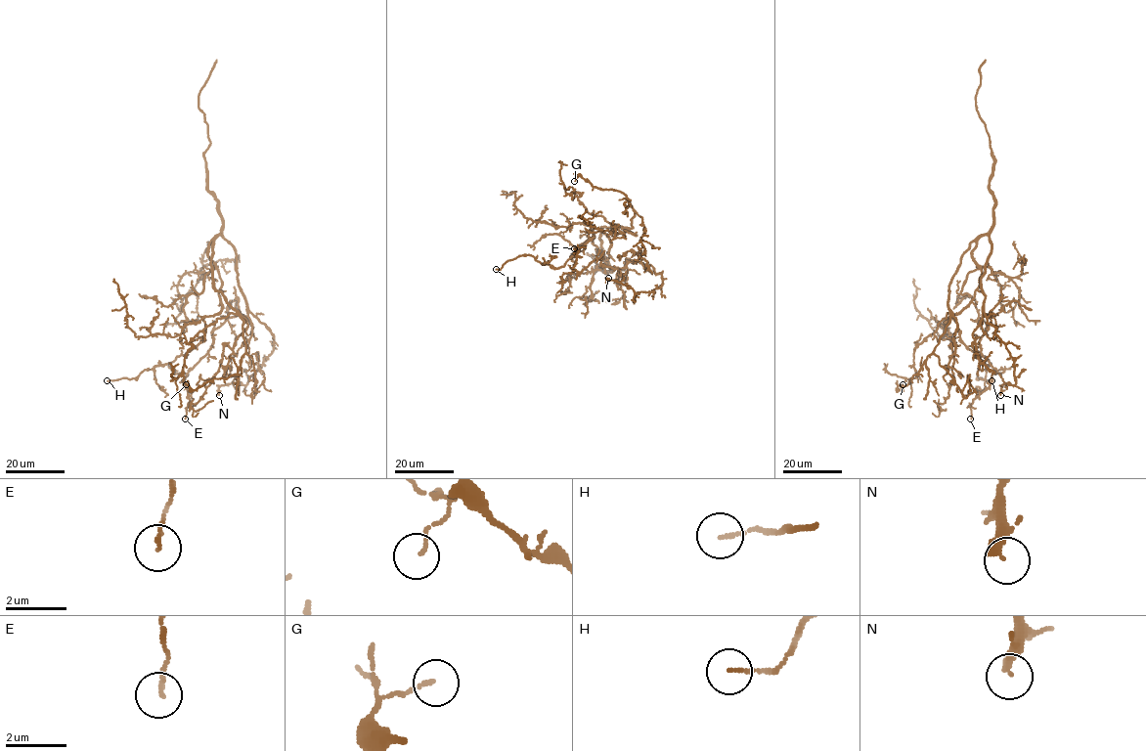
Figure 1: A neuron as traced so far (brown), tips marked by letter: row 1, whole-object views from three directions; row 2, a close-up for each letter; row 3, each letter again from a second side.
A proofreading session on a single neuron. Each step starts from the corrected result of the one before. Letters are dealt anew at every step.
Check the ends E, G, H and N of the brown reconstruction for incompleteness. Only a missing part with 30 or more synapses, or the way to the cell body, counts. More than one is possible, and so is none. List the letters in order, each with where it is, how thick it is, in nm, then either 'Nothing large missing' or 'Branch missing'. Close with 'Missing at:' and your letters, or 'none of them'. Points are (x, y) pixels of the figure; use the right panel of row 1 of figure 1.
E: Place: (970, 419). Thickness 120 nm. Nothing large missing
G: Place: (903, 384). Thickness 100 nm. Nothing large missing
H: Place: (991, 380). Thickness 110 nm. Nothing large missing
N: Place: (1000, 395). Thickness 200 nm. Nothing large missing
Missing at: none of them

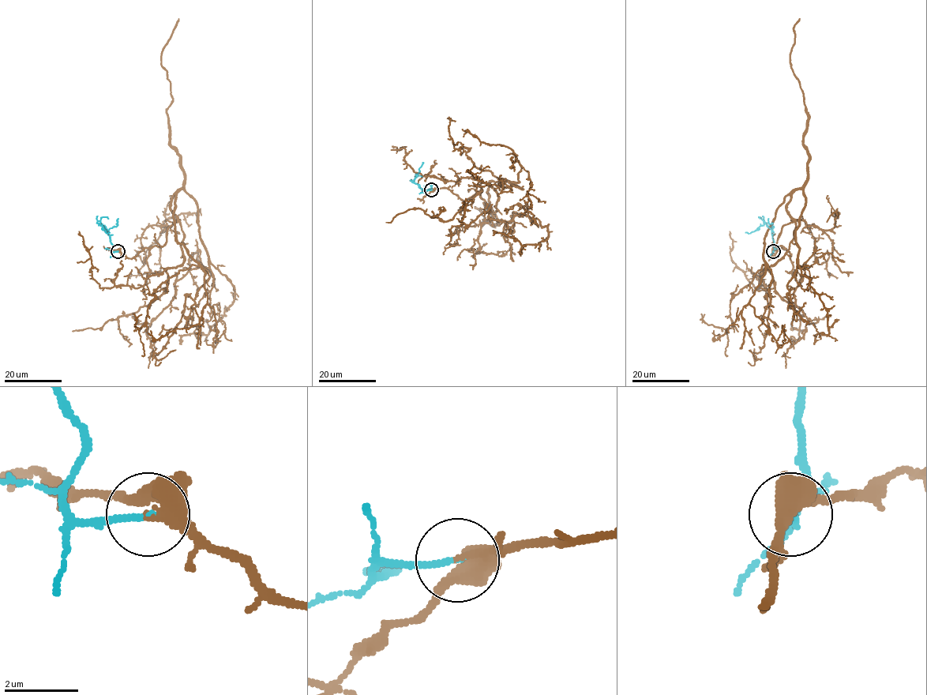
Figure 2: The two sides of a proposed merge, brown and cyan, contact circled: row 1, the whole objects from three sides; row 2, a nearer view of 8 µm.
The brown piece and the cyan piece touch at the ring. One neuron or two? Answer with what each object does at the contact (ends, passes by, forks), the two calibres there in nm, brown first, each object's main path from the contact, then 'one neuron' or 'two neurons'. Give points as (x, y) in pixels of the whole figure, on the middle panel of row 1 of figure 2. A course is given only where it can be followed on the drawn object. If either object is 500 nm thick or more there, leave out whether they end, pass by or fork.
brown passes by; cyan ends there; 320 nm thick on the brown side, 150 nm on the other; brown runs (431, 189), (463, 200), (477, 193), (509, 222), (523, 214), (500, 222), (489, 210), (466, 224), (462, 202); cyan runs (431, 189), (425, 190), (412, 181), (423, 163); one neuron

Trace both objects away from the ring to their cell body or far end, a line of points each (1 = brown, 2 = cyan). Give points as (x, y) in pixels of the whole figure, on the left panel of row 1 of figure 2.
1: (117, 251), (163, 246), (174, 195), (196, 202), (208, 266), (174, 283), (148, 330), (148, 367)
2: (117, 251), (110, 249), (112, 244), (107, 230), (99, 224), (106, 233), (109, 232)

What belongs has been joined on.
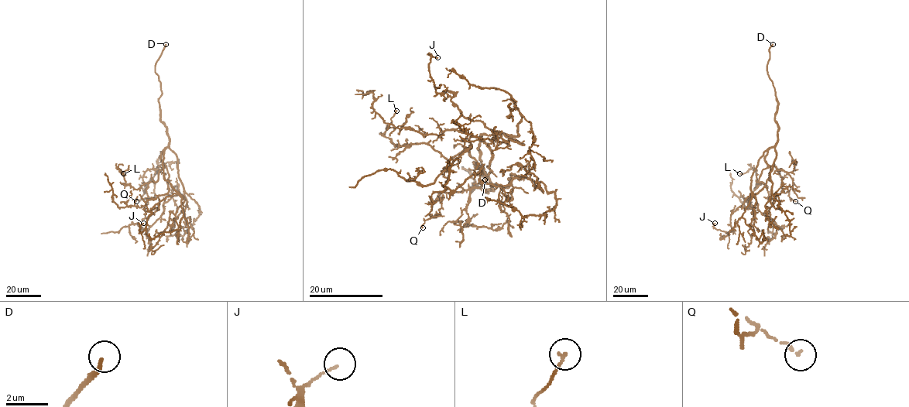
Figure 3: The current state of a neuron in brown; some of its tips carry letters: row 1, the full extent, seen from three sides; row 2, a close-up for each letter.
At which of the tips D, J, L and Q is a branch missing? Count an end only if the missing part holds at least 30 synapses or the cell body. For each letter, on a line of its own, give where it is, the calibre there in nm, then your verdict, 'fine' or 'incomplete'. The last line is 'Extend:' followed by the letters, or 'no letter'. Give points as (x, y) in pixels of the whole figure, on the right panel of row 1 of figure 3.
D: at (773, 44); 200 nm thick; incomplete
J: at (715, 223); 90 nm thick; fine
L: at (739, 173); 130 nm thick; fine
Q: at (795, 201); 100 nm thick; fine
Extend: D

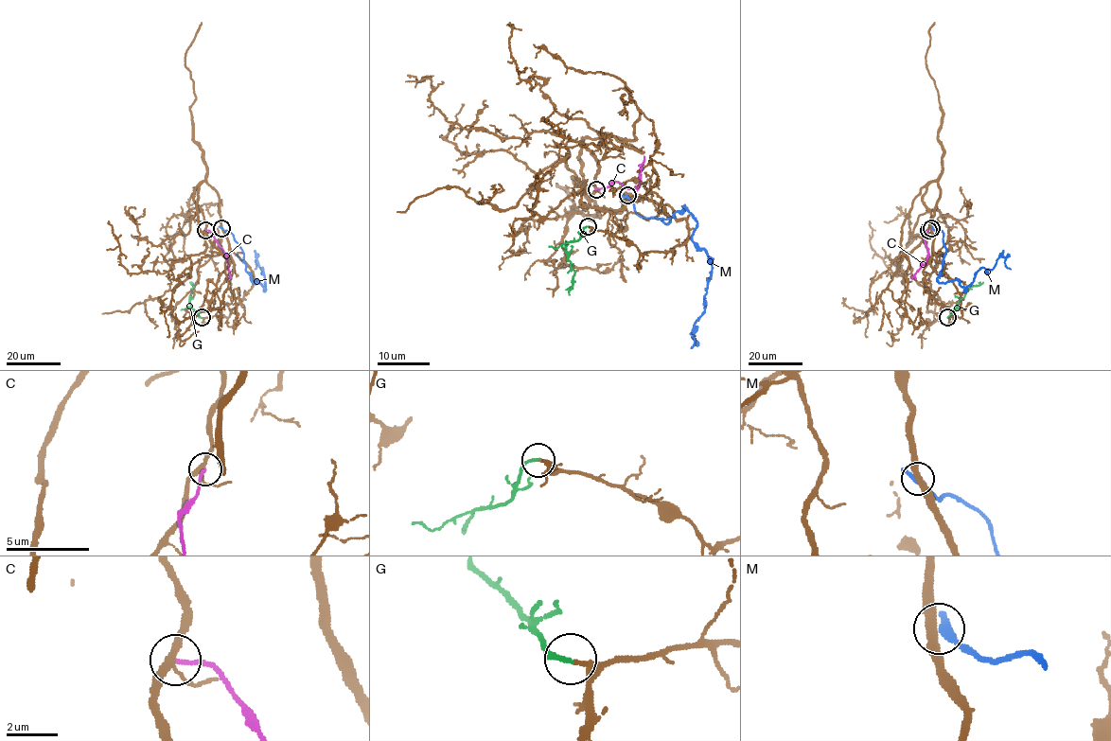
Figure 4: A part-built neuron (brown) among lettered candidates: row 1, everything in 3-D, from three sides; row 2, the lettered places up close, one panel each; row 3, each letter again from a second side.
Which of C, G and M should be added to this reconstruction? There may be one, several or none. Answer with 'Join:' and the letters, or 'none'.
Join: G

